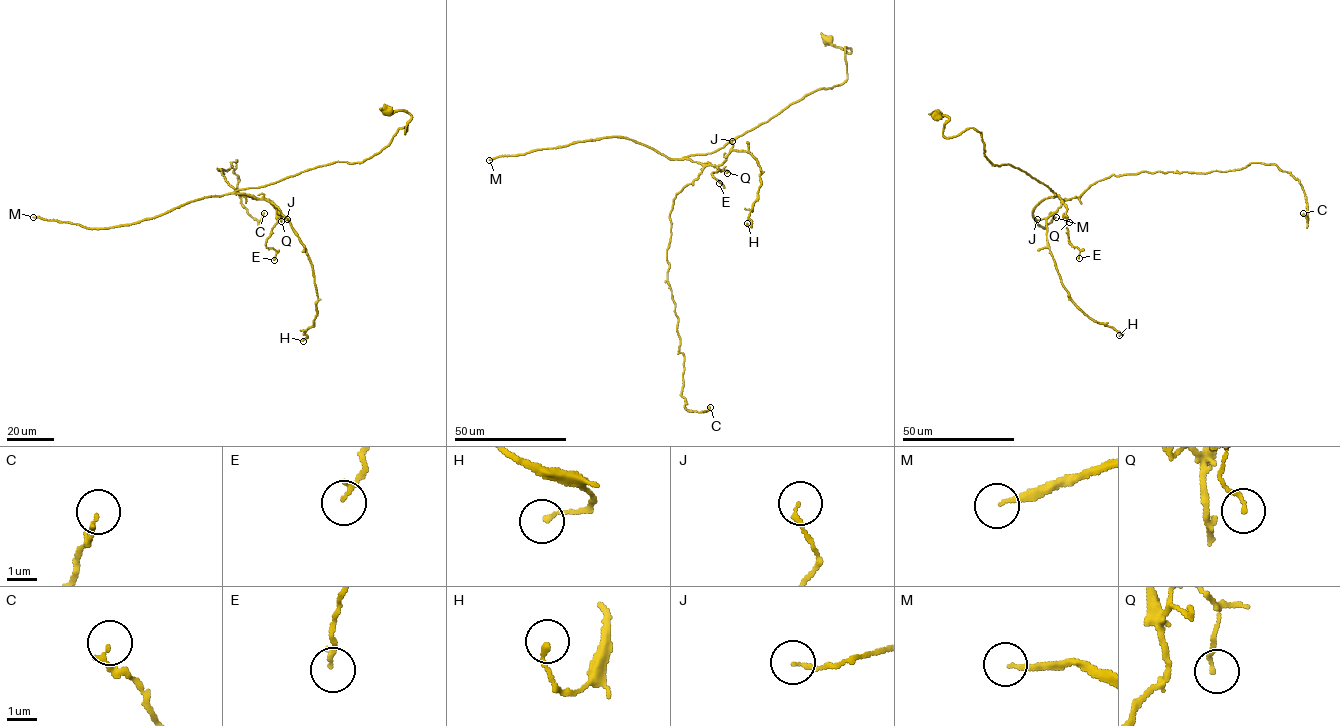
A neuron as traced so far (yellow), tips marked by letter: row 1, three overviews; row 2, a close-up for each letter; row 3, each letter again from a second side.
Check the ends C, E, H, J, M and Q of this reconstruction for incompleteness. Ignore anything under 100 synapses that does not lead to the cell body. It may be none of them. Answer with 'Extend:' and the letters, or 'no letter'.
Extend: M

